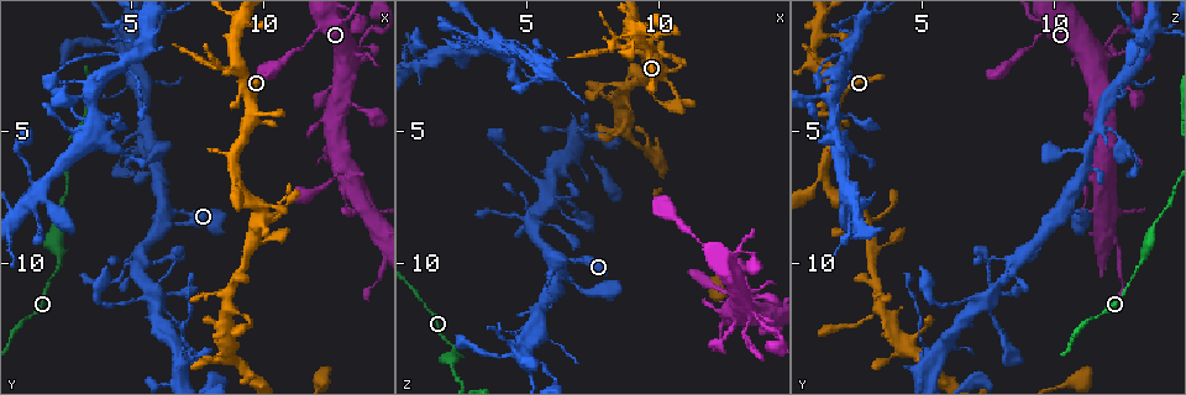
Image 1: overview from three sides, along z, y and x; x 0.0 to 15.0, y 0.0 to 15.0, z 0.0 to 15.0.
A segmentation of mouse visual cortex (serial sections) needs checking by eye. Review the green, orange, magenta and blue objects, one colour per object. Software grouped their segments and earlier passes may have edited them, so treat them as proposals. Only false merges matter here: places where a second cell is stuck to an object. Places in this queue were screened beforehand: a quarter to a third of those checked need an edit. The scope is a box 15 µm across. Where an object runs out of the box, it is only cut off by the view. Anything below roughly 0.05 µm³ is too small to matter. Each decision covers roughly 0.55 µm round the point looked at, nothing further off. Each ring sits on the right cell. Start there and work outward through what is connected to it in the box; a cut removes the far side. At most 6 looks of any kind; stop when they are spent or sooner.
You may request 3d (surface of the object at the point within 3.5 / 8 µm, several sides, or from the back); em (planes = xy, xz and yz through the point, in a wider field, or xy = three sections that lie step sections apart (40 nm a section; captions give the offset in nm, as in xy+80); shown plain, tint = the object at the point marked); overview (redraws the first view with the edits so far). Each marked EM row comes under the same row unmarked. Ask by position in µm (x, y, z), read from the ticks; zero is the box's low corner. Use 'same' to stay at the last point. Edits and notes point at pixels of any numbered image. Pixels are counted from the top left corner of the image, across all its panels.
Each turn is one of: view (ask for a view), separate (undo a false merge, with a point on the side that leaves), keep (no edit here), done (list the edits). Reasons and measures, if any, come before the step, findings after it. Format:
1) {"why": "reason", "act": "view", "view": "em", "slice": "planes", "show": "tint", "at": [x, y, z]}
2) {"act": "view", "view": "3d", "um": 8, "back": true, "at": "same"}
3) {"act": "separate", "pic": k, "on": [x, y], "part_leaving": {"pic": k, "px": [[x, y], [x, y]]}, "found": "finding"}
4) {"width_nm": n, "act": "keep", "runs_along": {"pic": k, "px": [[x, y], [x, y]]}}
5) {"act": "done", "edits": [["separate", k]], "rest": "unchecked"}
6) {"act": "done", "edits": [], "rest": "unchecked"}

{"why": "arms run side by side", "act": "view", "view": "3d", "um": 3.5, "back": true, "at": [5.3, 10.3, 8.3]}

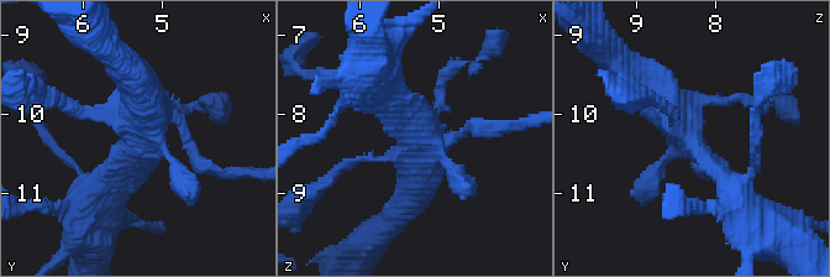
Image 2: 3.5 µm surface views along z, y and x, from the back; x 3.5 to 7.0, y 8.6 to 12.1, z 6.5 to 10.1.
{"act": "view", "view": "em", "slice": "xy", "step": 5, "show": "tint", "at": [5.20, 10.25, 8.35]}

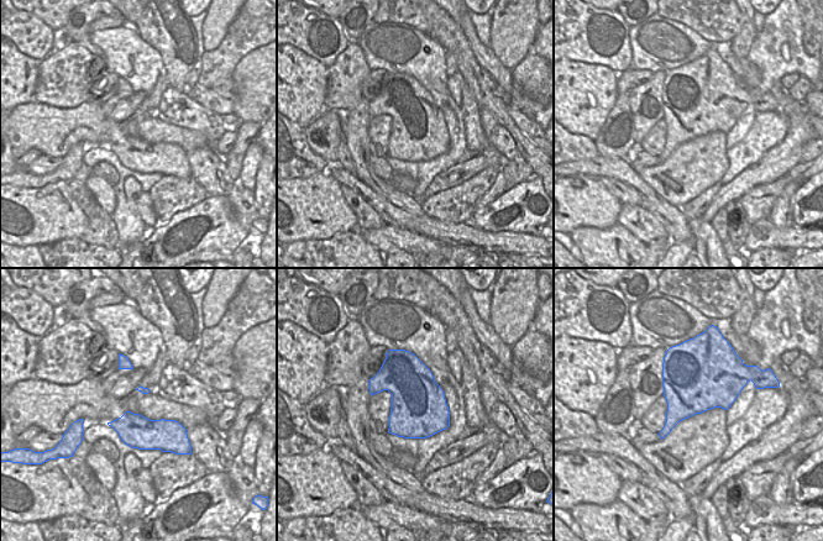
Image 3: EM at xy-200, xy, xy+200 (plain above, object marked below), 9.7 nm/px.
{"act": "keep", "runs_along": {"pic": 2, "px": [[615, 62], [656, 95], [716, 172]]}, "found": "all the same cell"}

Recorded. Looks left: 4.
{"why": "three arms meet", "act": "view", "view": "3d", "um": 8, "at": [9.3, 2.8, 1.4]}

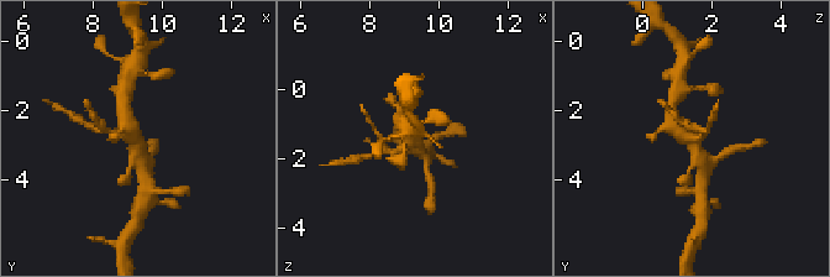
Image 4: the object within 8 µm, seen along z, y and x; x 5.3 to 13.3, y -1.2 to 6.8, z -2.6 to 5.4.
{"act": "view", "view": "3d", "um": 3.5, "at": [9.2, 2.9, 1.4]}

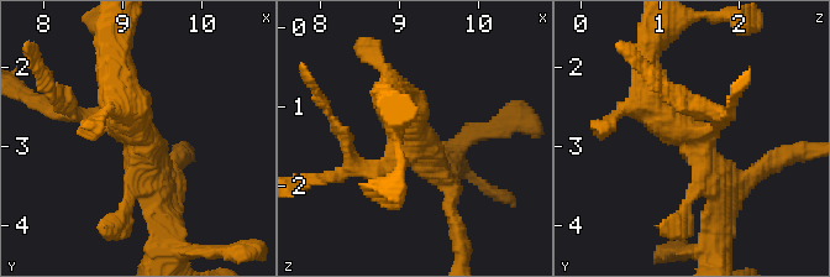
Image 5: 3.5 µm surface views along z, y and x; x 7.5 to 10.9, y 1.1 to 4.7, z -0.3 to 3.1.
{"arms": 3, "arm_widths_nm": [200, 350, 500], "why": "now the EM", "act": "view", "view": "em", "slice": "xy", "step": 2, "show": "tint", "at": [9.25, 2.85, 1.35]}

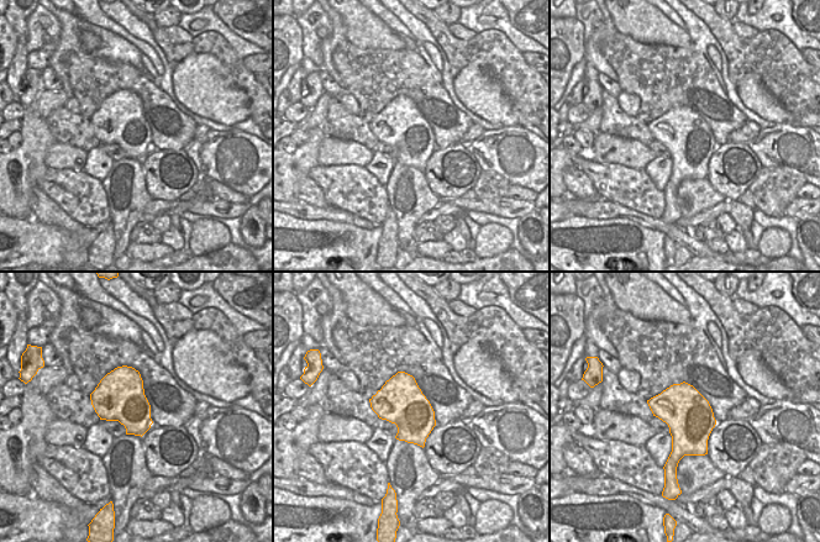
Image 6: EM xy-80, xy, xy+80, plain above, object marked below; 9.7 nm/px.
{"act": "keep", "runs_along": {"pic": 5, "px": [[737, 184], [649, 74]]}, "found": "all the same cell"}

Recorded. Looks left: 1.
{"act": "done", "edits": [], "rest": "unchecked"}

